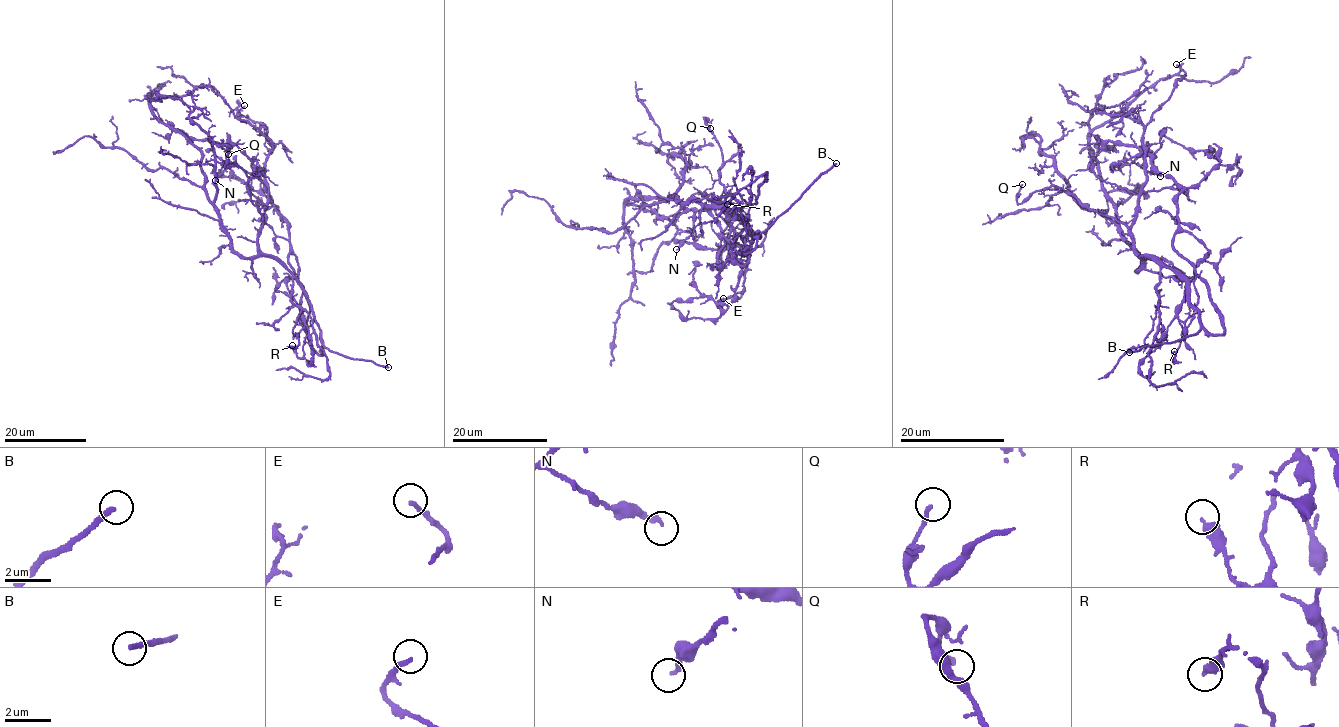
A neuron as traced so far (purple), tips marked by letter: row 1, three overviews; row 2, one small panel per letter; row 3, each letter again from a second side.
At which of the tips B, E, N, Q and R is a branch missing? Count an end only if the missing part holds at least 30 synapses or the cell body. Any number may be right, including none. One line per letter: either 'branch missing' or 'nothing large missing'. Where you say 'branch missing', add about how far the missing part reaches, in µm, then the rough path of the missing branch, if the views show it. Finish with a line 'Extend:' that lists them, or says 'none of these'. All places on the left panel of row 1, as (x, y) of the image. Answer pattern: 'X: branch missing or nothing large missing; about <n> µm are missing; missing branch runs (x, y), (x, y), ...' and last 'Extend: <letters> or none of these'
B: branch missing; about 35 µm are missing; missing branch runs (388, 367), (406, 366), (404, 353), (416, 337), (415, 334), (420, 333)
E: nothing large missing
N: nothing large missing
Q: nothing large missing
R: nothing large missing
Extend: B

